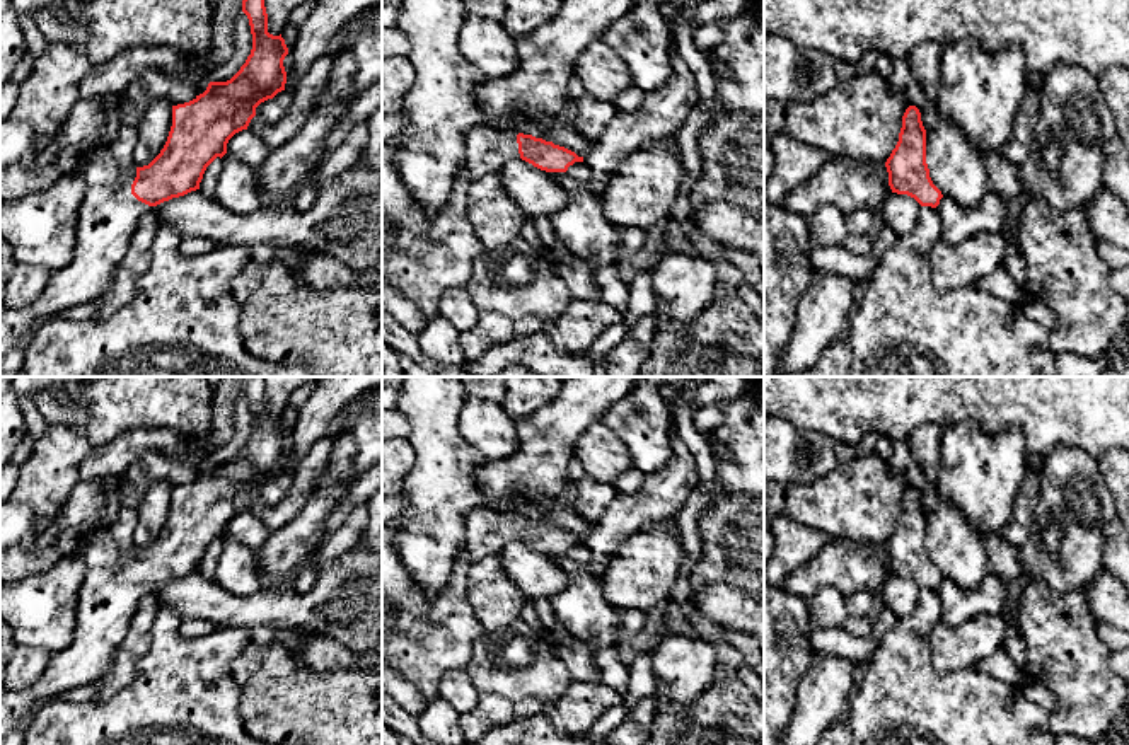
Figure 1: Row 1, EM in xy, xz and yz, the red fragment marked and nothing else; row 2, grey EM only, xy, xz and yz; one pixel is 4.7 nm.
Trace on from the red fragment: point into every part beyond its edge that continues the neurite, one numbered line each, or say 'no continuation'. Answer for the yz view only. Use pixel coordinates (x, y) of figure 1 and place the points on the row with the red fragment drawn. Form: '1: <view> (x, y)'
no continuation

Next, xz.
1: xz (488, 149)

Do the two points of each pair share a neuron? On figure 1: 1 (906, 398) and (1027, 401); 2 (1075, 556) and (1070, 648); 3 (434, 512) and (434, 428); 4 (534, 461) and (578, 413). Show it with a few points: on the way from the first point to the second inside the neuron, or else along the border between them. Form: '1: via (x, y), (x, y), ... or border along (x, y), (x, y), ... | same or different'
1: via (937, 396), (996, 396) | same
2: border along (1036, 578), (1041, 578), (1058, 592), (1082, 590) | different
3: via (434, 491), (434, 449) | same
4: via (544, 449), (567, 425) | same

